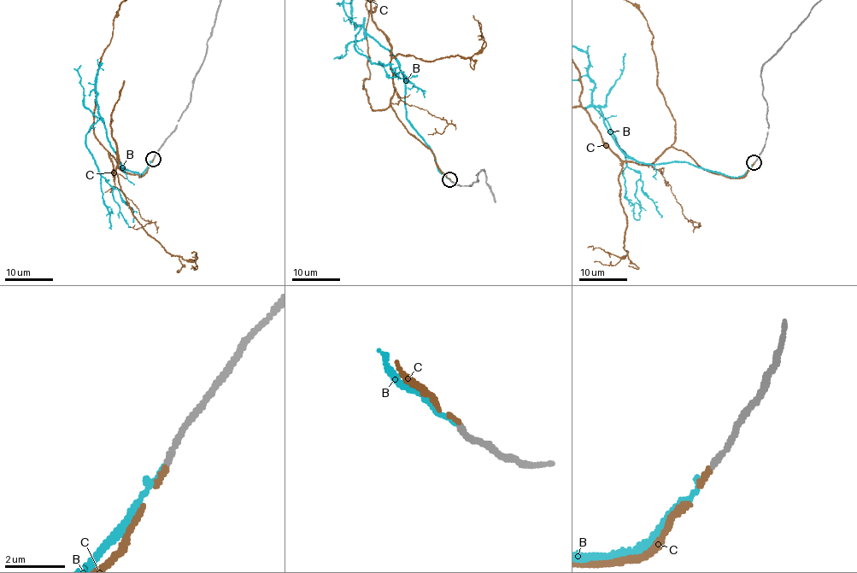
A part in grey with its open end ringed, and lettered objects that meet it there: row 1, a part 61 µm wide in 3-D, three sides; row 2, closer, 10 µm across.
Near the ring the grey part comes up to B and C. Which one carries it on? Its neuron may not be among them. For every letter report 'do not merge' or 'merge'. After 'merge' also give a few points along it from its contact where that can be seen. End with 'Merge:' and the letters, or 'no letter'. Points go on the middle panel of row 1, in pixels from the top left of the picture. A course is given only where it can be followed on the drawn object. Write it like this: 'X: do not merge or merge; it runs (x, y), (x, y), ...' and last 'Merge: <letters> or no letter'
B: do not merge
C: merge
Merge: C

